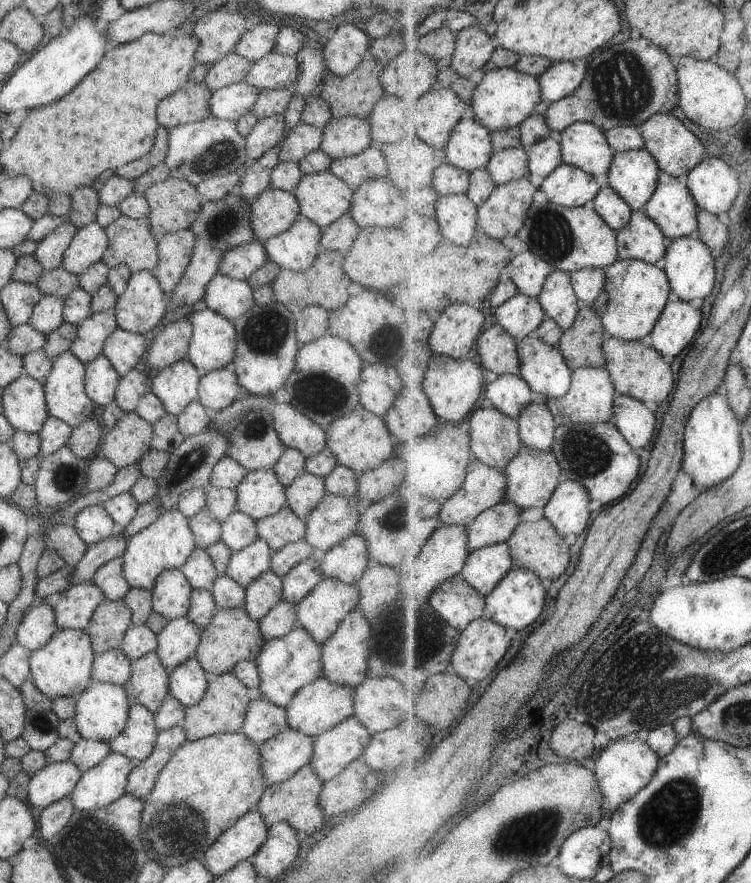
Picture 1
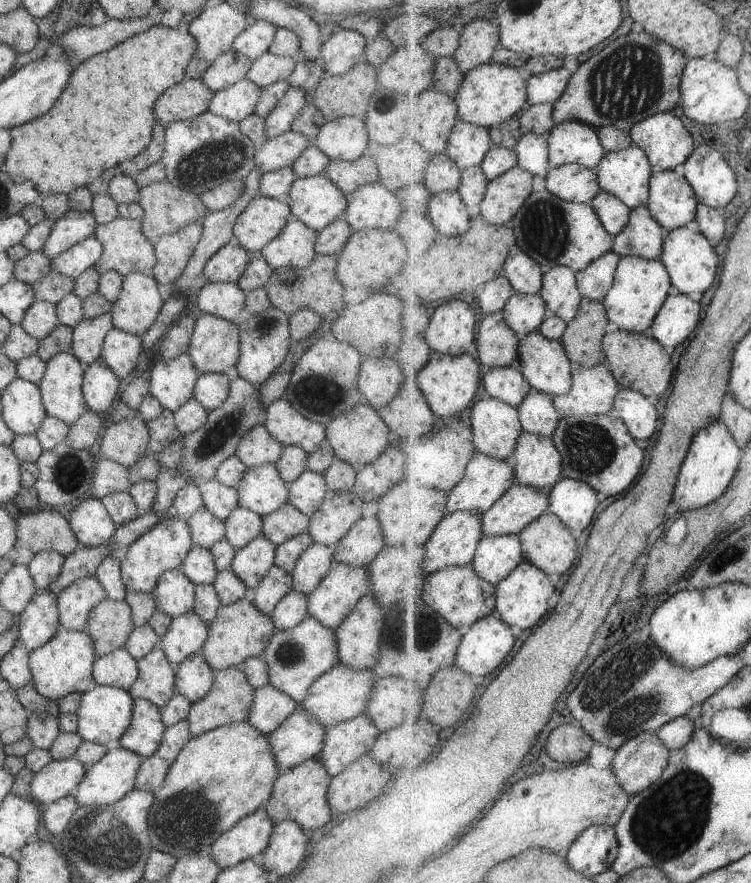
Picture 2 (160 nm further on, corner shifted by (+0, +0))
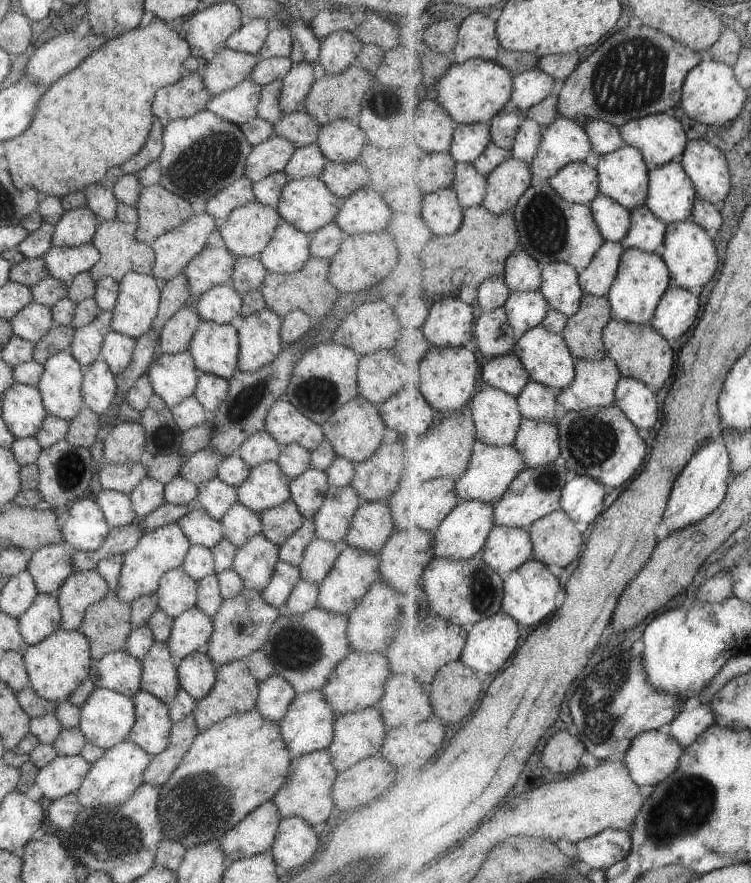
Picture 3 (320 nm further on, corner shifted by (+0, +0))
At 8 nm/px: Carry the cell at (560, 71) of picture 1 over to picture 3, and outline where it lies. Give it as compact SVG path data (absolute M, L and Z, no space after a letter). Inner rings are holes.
M539 68L518 74L514 78L514 89L509 103L516 109L528 112L542 100L556 94L559 84L553 77Z

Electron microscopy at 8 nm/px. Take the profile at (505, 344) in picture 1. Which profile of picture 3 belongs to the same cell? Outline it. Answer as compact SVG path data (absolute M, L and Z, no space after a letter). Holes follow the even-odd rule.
M505 306L483 311L474 326L478 349L487 359L511 354L518 335L511 326Z

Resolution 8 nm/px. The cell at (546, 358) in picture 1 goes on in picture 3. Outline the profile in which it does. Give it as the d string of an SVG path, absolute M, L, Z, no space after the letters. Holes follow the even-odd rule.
M541 325L533 327L529 332L518 337L518 344L514 350L526 366L531 380L560 390L571 386L576 377L577 358L572 352L562 333L554 333Z

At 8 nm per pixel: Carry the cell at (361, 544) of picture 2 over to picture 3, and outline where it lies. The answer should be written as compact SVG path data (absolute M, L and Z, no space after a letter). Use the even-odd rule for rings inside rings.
M385 500L369 501L355 509L342 539L346 546L375 555L394 530L394 522Z

